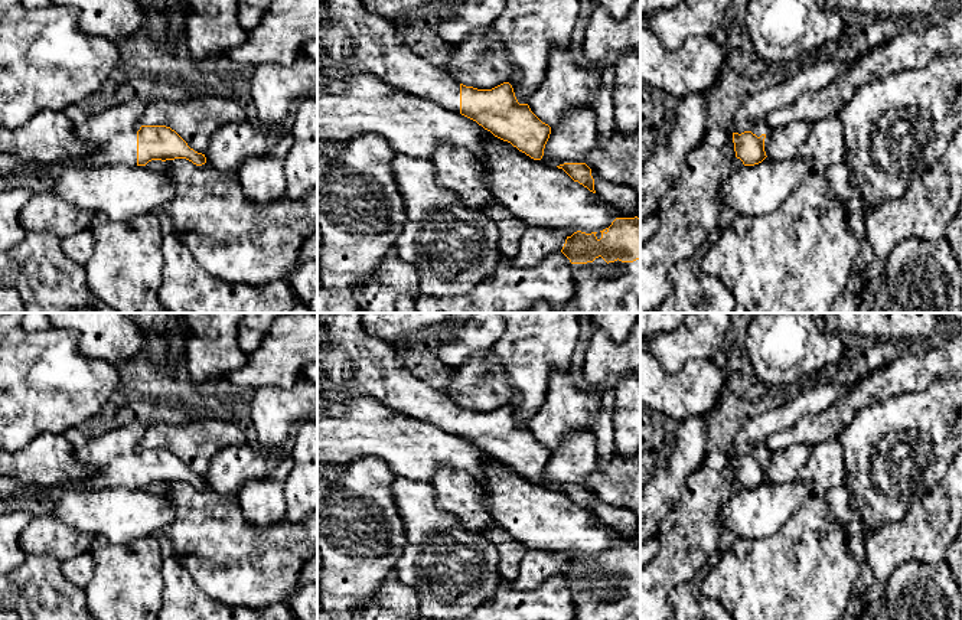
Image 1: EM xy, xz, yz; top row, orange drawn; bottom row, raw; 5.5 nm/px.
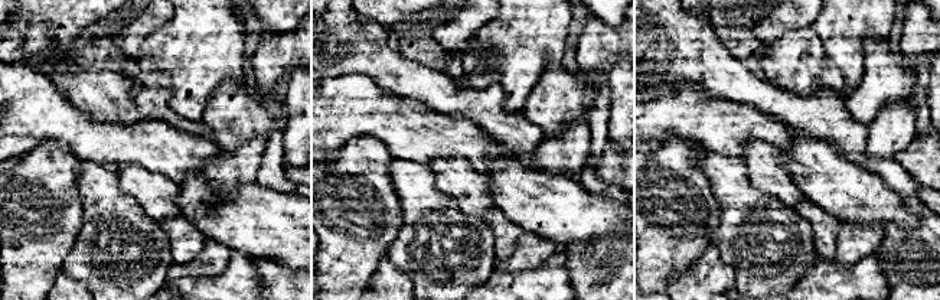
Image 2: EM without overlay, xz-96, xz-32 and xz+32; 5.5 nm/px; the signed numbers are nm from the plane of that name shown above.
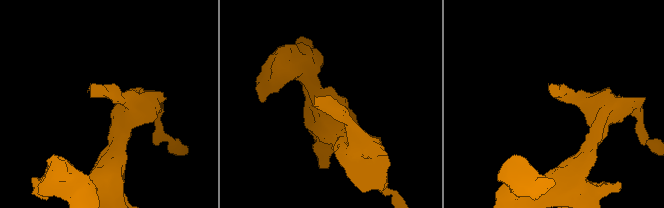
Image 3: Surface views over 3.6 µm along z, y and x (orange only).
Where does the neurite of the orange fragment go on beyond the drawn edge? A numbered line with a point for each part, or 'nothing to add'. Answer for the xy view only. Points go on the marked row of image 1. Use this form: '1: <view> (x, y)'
1: xy (113, 131)

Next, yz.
1: yz (824, 69)

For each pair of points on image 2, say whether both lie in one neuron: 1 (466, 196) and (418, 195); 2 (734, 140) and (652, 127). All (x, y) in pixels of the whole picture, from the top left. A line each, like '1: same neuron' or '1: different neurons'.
1: different neurons
2: same neuron

